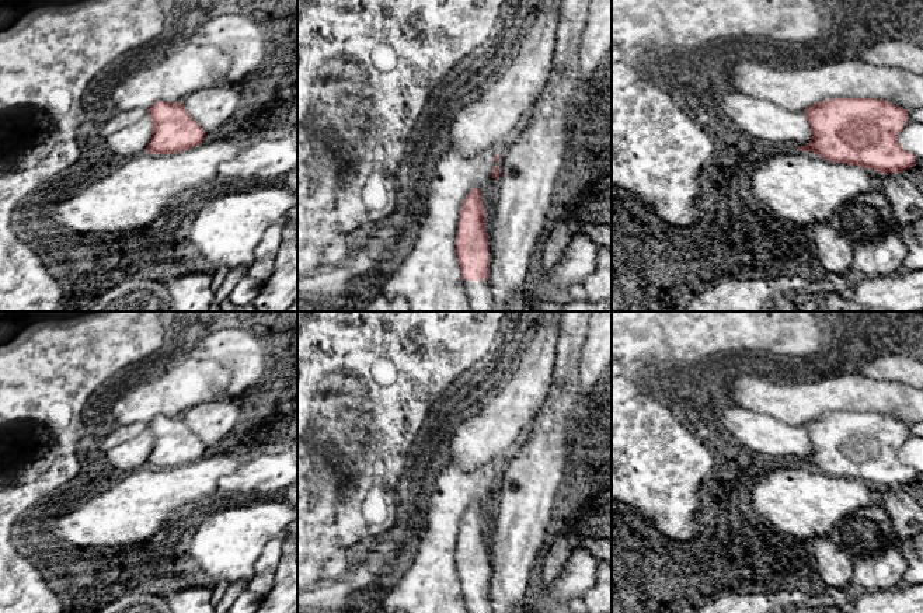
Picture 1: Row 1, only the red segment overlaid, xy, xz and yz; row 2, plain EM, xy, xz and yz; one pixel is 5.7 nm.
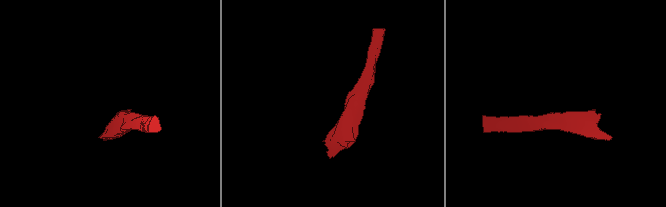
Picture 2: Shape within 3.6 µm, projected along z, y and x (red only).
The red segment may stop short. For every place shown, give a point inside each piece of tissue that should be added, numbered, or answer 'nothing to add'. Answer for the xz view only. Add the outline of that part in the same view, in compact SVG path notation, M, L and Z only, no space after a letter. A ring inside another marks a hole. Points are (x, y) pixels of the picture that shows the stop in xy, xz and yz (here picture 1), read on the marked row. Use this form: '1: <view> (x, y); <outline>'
1: xz (479, 293); M488 278L484 281L464 281L470 311L492 311L495 307Z

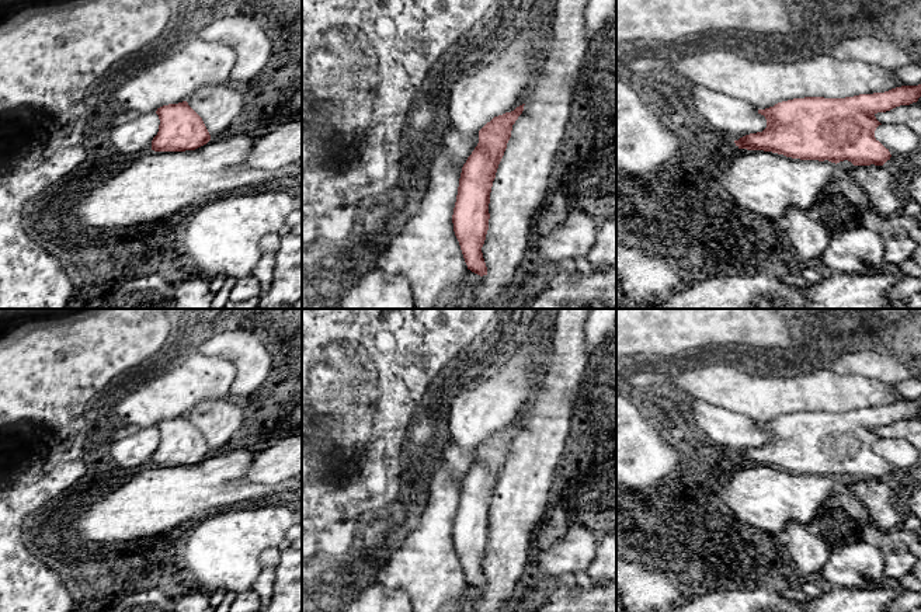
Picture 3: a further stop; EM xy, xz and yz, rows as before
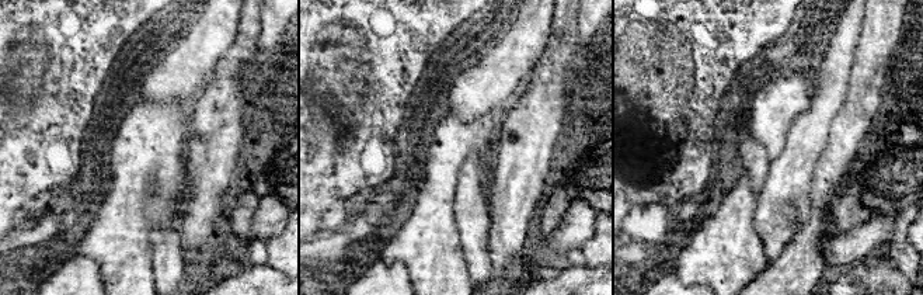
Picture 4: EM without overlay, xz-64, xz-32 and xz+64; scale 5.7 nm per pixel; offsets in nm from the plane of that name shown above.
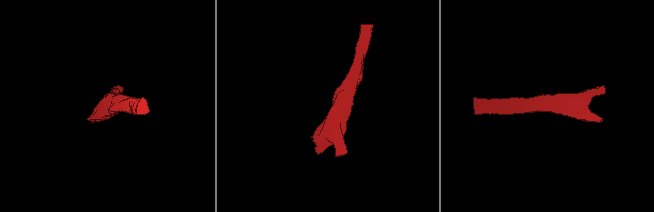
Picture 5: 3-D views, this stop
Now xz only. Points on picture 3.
nothing to add

